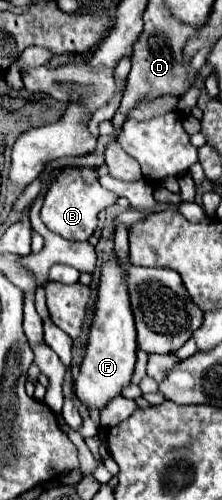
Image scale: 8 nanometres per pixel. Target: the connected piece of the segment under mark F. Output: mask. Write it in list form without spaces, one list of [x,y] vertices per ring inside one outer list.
[[[118,257],[106,259],[102,265],[102,277],[98,287],[98,299],[94,309],[94,319],[88,333],[86,355],[80,365],[80,375],[74,381],[76,395],[86,403],[86,407],[102,409],[112,397],[120,395],[122,387],[130,383],[134,363],[136,363],[136,325],[130,311],[130,293],[126,287],[126,267]]]

